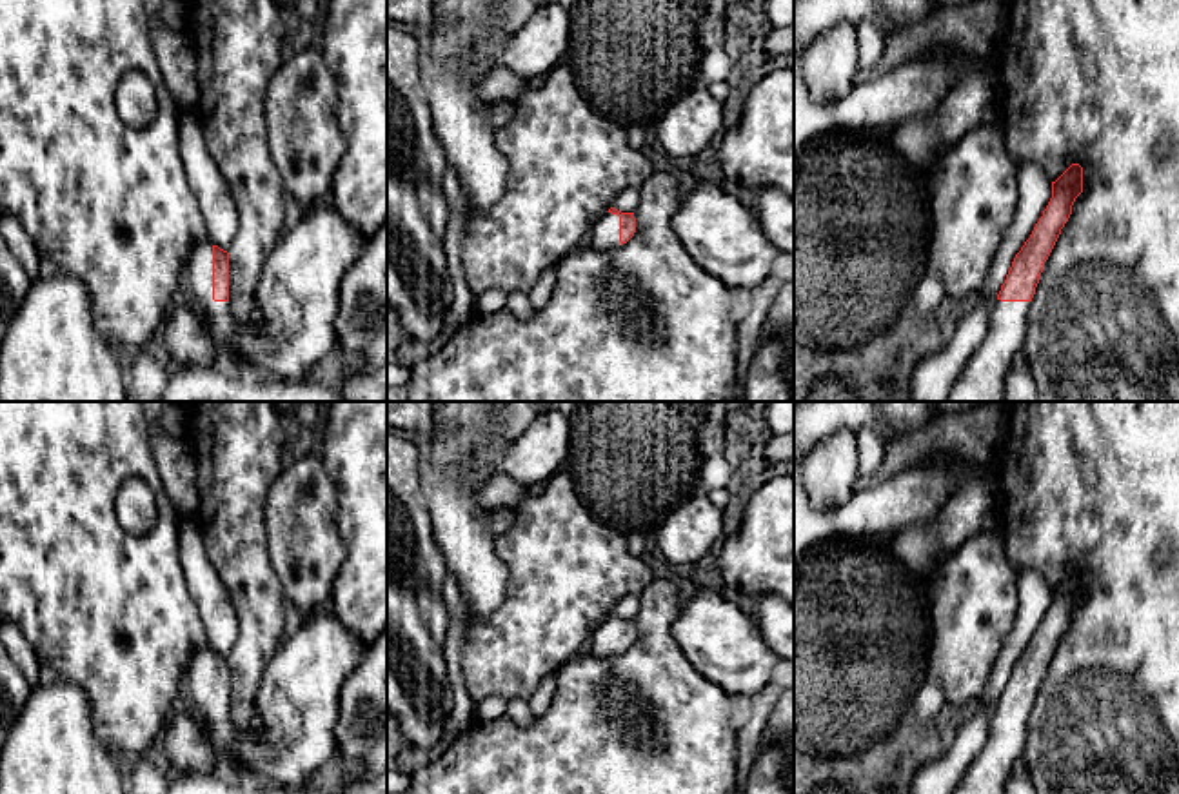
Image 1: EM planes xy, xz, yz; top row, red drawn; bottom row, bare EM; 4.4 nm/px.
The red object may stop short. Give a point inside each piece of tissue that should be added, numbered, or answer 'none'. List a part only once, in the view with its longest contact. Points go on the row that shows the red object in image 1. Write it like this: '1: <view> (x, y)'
1: xy (298, 295)

